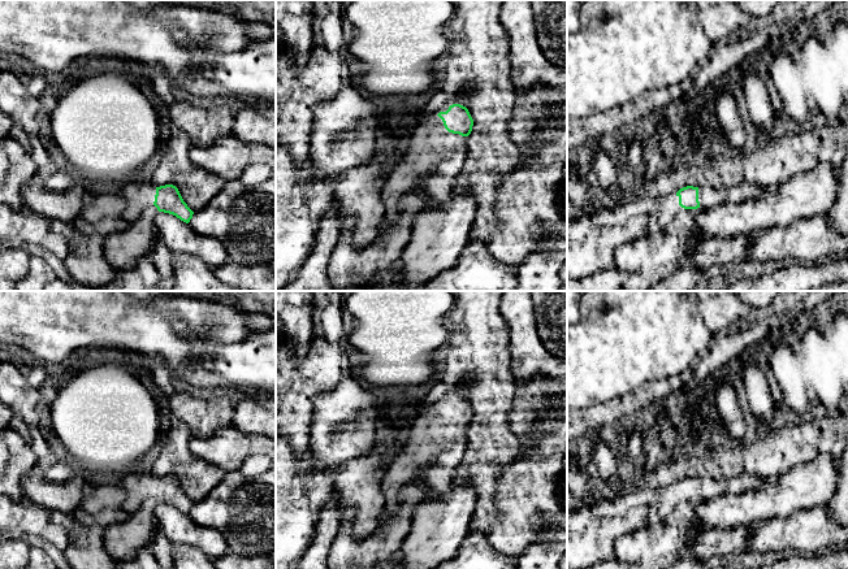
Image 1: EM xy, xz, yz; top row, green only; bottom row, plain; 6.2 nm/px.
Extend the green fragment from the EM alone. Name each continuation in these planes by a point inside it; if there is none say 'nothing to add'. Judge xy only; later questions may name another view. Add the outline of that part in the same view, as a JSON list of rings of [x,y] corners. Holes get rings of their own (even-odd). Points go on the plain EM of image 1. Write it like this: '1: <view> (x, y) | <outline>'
1: xy (139, 485) | [[[144,468],[124,473],[118,475],[117,479],[126,490],[124,508],[129,513],[134,513],[146,499],[153,496],[156,478],[153,478]]]

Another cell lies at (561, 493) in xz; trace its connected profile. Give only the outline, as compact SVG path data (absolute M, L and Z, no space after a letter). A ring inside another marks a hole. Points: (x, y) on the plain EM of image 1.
M563 469L558 477L554 499L557 505L567 513L567 469Z

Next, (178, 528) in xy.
M157 503L155 508L159 531L173 544L200 548L211 560L222 557L229 550L224 535L215 527L195 524L173 505Z

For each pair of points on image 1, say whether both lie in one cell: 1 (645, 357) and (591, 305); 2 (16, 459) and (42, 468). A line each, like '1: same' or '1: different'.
1: same
2: different

